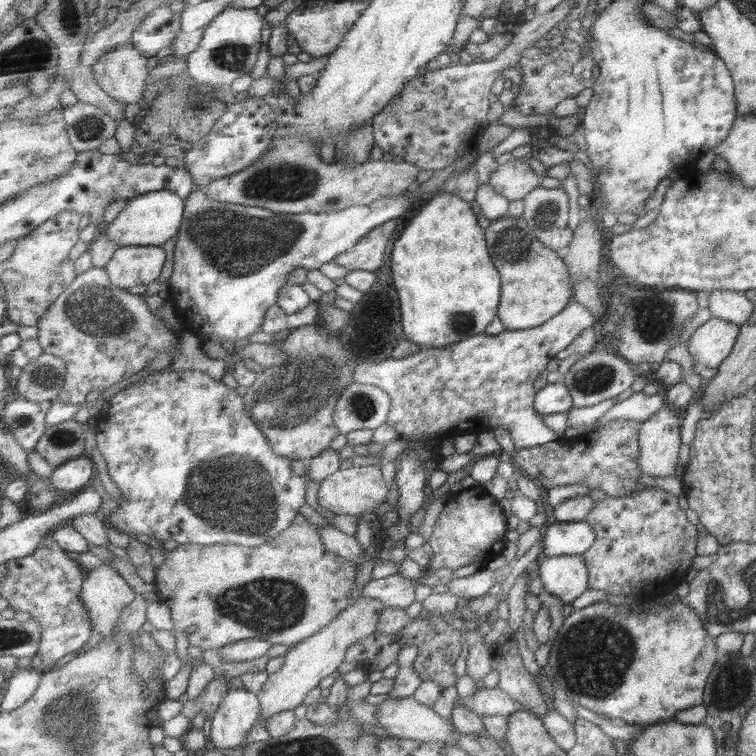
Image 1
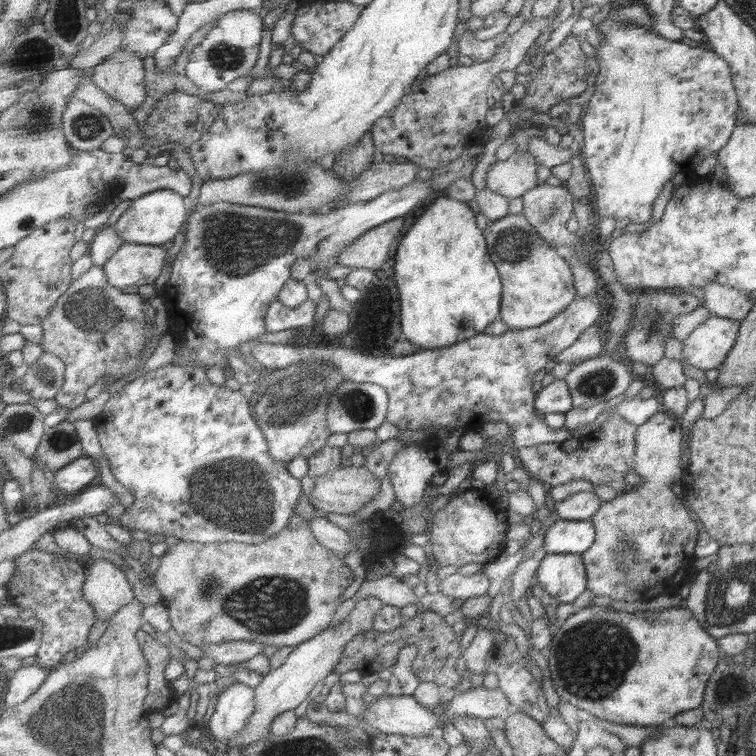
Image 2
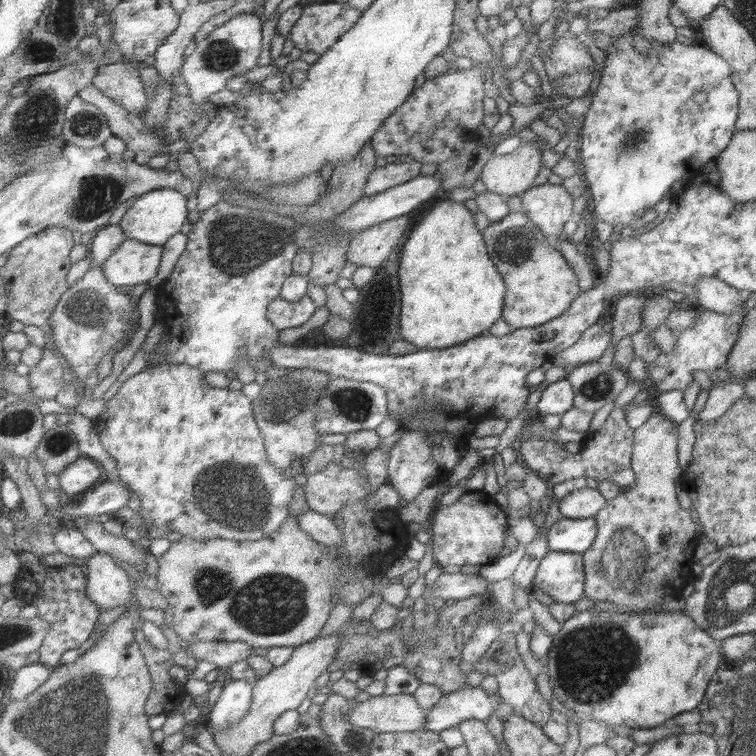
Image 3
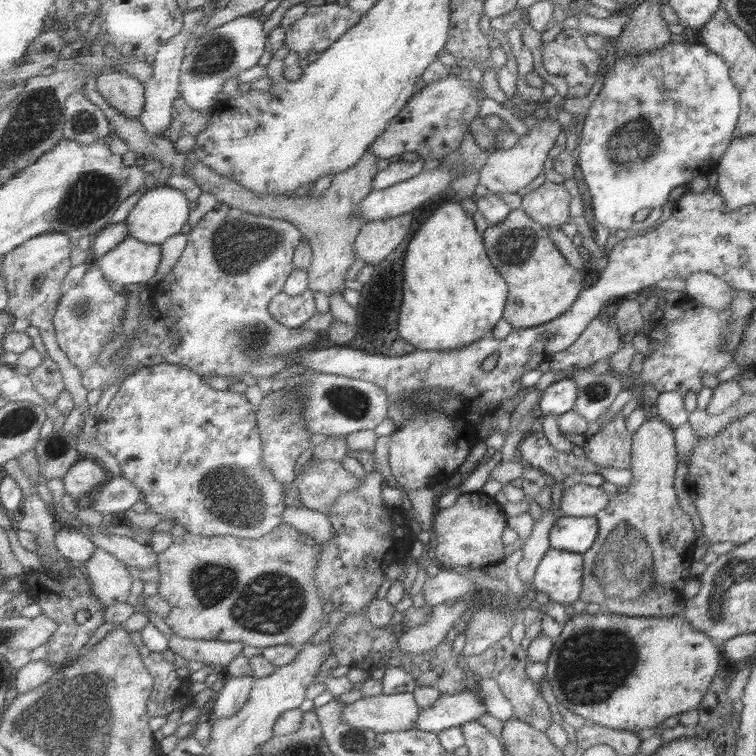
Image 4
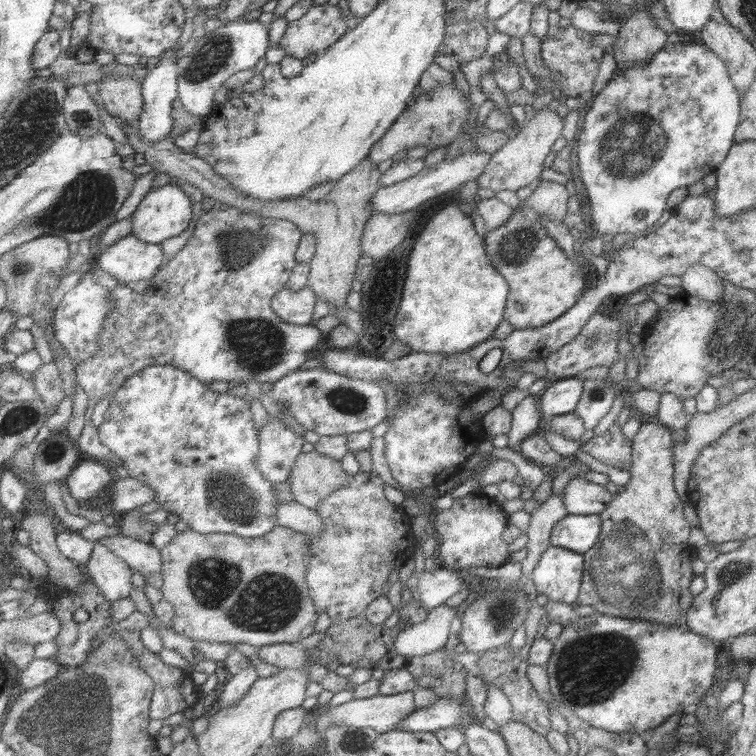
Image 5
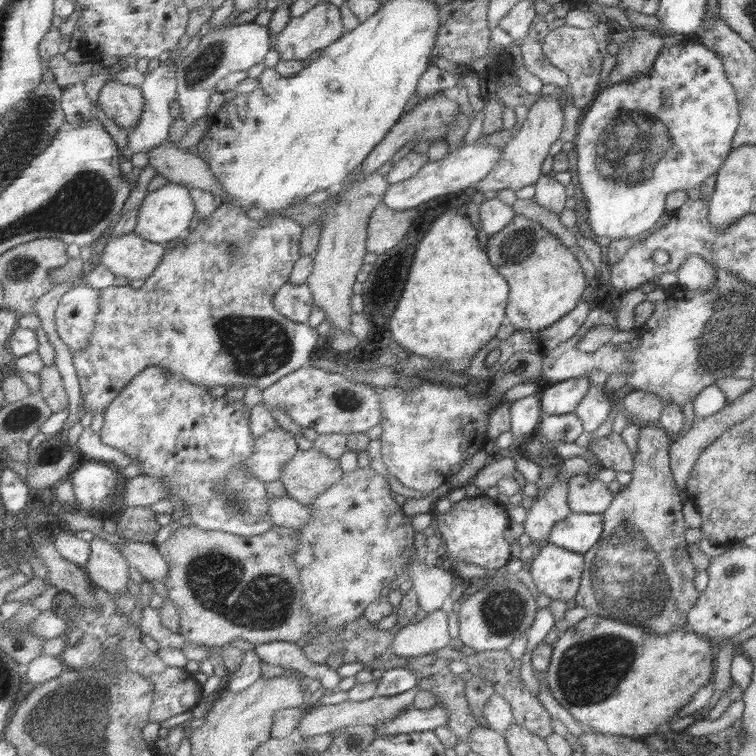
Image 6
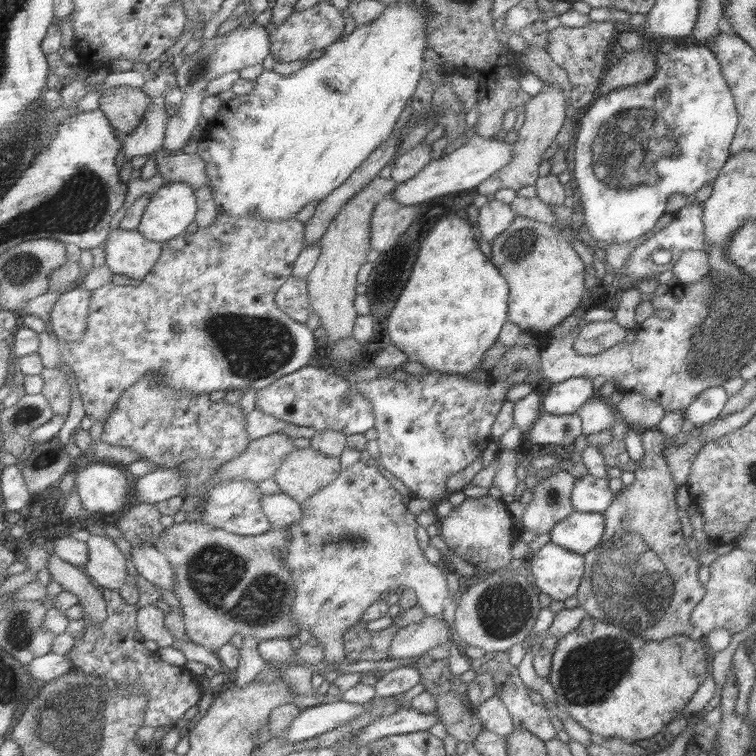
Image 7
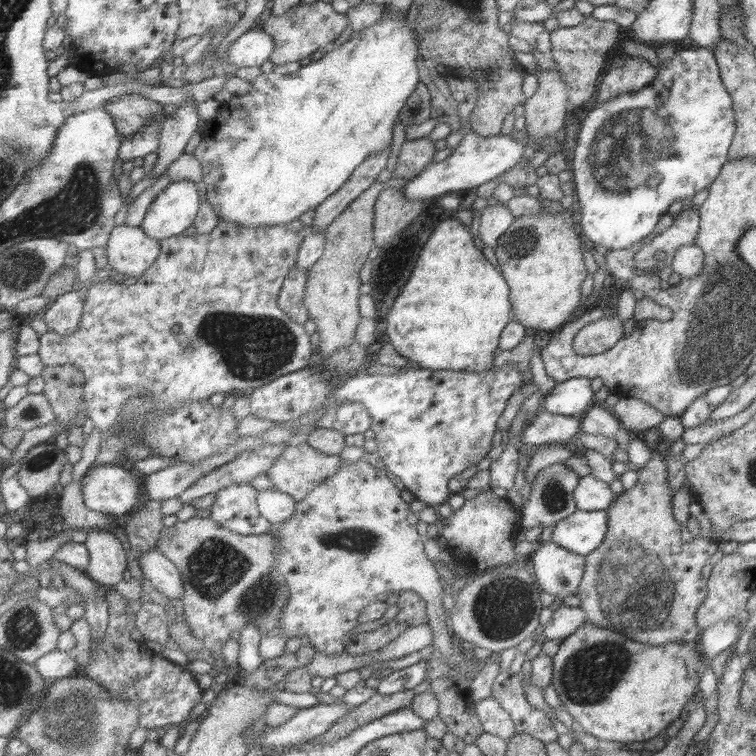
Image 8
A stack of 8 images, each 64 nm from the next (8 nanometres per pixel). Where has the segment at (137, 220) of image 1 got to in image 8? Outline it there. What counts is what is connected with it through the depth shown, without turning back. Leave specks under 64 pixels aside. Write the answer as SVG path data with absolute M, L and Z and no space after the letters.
M188 180L174 182L156 198L143 227L152 238L162 241L192 228L201 210L199 185Z

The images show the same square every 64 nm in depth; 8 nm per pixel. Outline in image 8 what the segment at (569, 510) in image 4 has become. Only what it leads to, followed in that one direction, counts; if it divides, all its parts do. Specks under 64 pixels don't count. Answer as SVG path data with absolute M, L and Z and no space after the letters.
M590 474L580 478L578 486L574 489L573 497L578 510L607 511L615 501L616 495L607 482L598 480Z

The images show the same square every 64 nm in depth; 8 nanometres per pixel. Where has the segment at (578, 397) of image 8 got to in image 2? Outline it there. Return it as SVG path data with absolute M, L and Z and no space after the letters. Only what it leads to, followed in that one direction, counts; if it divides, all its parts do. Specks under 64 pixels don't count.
M556 379L544 388L538 389L537 410L541 416L557 412L565 414L573 410L573 395L565 379Z

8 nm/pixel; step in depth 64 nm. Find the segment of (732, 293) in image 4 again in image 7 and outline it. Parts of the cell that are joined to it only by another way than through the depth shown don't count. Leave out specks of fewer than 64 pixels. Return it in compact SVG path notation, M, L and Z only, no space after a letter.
M687 250L674 265L672 272L680 284L698 283L710 275L709 256L704 250Z

